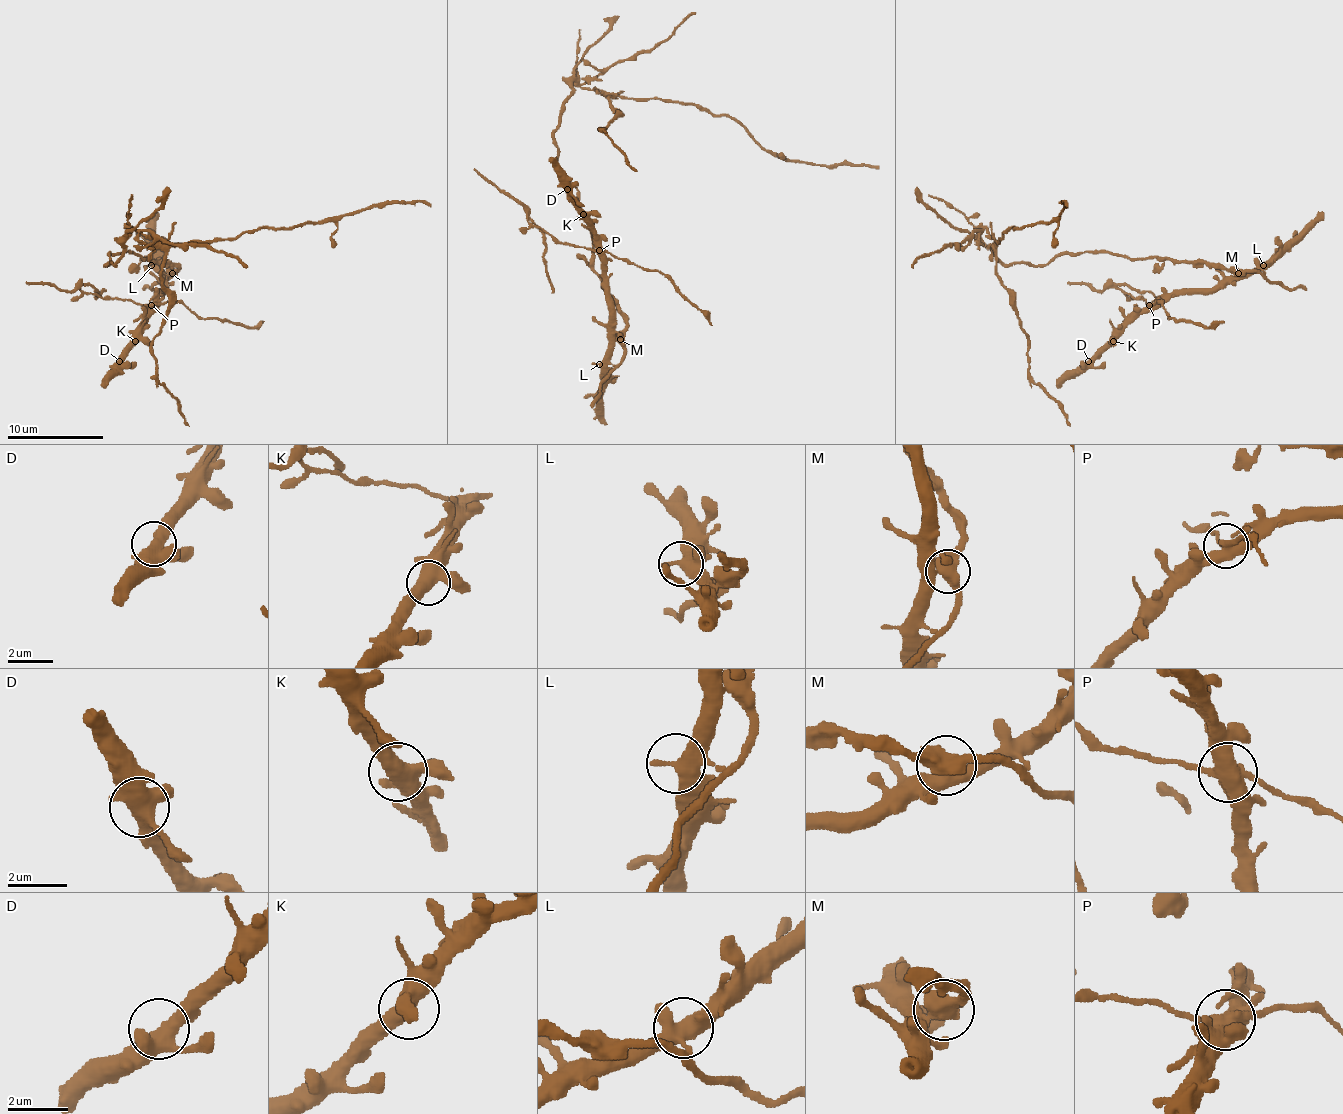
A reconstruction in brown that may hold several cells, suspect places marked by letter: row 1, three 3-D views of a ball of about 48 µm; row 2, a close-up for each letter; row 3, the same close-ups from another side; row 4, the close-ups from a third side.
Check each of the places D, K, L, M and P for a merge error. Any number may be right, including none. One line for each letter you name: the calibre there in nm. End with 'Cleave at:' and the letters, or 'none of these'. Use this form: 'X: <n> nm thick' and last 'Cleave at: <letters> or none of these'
M: 480 nm thick
P: 480 nm thick
Cleave at: M, P

